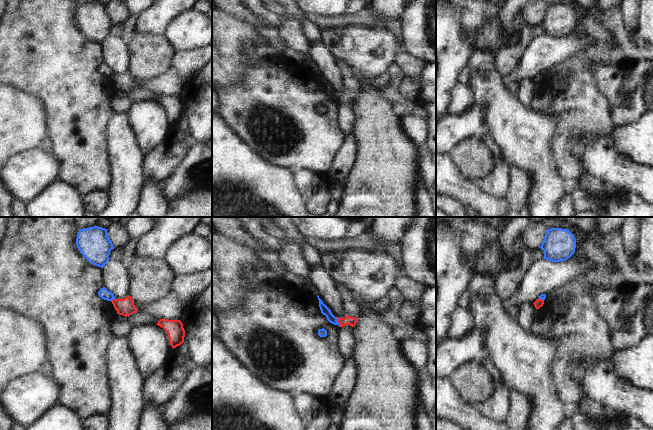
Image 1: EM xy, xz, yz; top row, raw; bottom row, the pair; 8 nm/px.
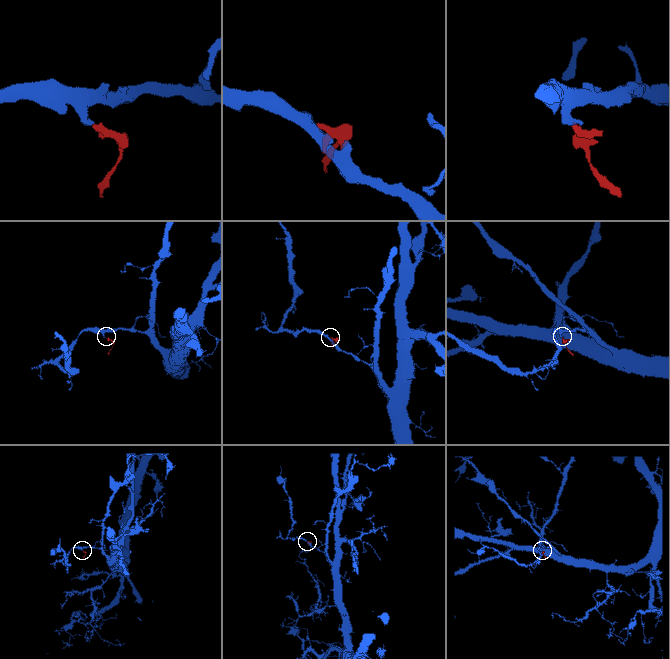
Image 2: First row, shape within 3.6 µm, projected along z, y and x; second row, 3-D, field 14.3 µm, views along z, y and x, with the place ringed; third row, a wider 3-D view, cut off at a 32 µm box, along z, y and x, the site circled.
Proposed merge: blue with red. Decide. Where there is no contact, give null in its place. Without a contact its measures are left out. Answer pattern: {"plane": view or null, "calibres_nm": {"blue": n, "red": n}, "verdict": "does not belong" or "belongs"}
{"plane": "xz", "calibres_nm": {"blue": 70, "red": 80}, "verdict": "does not belong"}

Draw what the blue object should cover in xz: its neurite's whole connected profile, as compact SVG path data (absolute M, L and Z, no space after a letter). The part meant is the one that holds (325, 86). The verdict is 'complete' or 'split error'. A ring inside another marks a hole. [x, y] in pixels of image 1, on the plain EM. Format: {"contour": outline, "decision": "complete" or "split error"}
{"contour": "M317 71L317 73L319 76L319 83L320 83L321 89L326 92L327 96L330 99L339 102L337 94L332 90L331 86L323 79L323 77L319 74L318 71Z", "decision": "complete"}

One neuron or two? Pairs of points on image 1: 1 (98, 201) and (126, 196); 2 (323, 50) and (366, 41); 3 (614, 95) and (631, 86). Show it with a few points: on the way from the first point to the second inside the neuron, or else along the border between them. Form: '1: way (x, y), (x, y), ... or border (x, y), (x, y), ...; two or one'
1: border (108, 192), (110, 194), (109, 206); two
2: border (322, 39), (336, 56); two
3: border (629, 68), (622, 90), (632, 95); two

